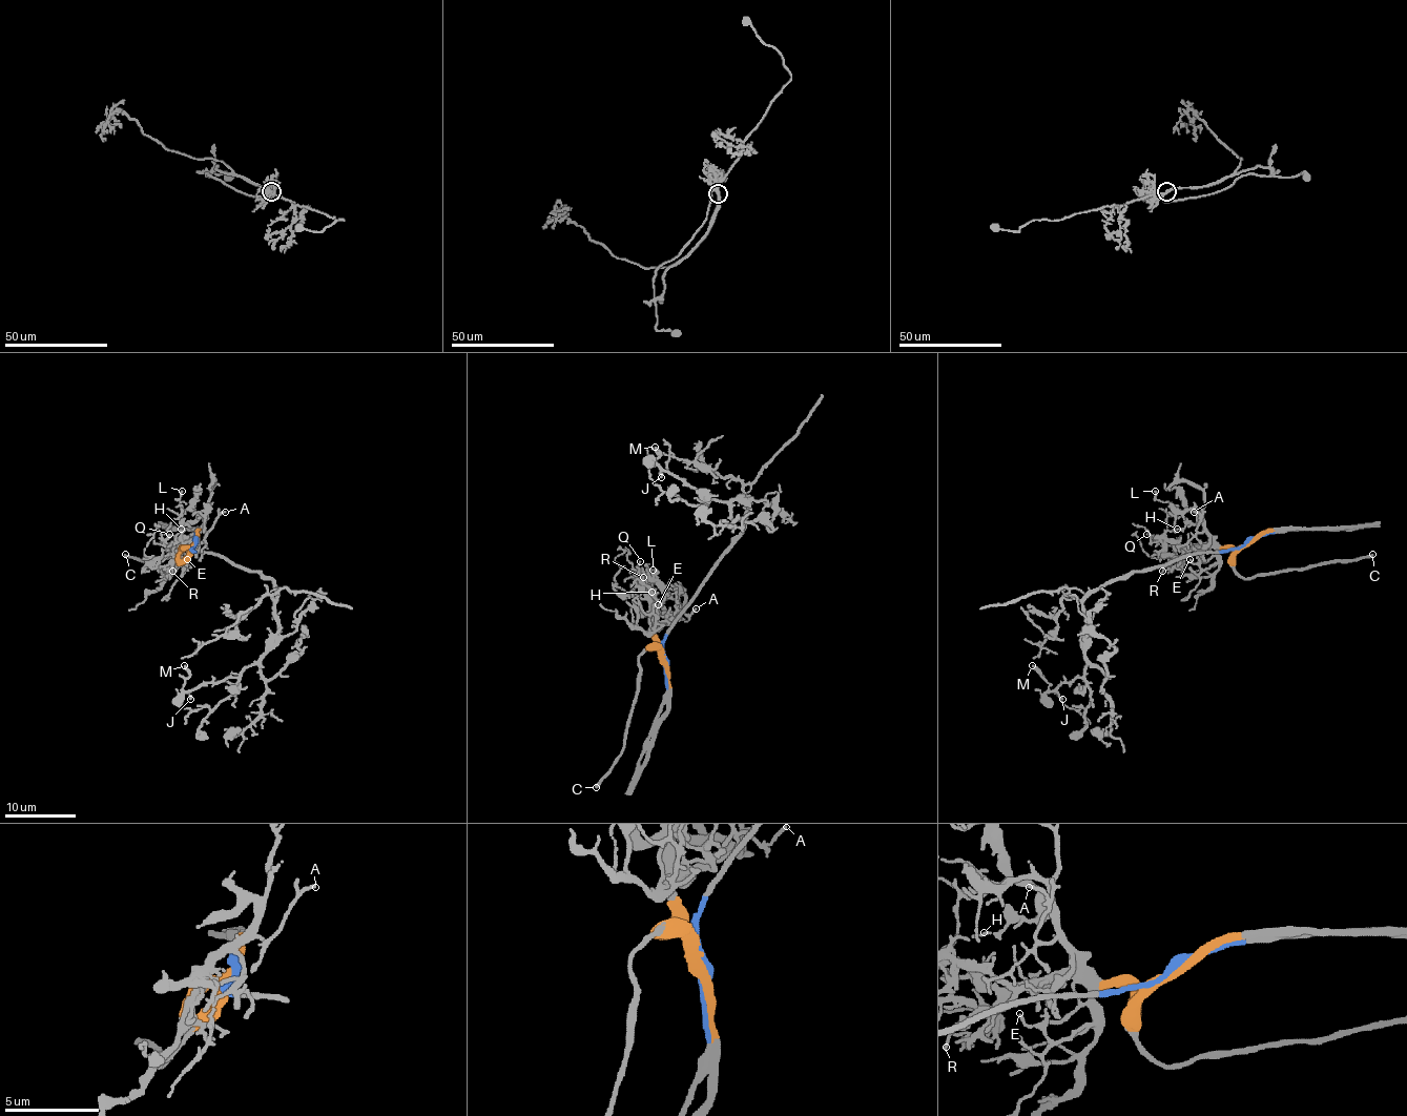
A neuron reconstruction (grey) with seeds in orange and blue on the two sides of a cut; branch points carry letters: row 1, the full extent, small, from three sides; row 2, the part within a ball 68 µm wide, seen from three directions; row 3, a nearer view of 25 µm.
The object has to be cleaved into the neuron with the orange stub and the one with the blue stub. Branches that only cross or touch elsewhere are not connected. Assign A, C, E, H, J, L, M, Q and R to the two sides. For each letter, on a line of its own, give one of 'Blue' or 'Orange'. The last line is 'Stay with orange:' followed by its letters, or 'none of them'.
A: Orange
C: Orange
E: Orange
H: Orange
J: Blue
L: Orange
M: Blue
Q: Orange
R: Orange
Stay with orange: A, C, E, H, L, Q, R

